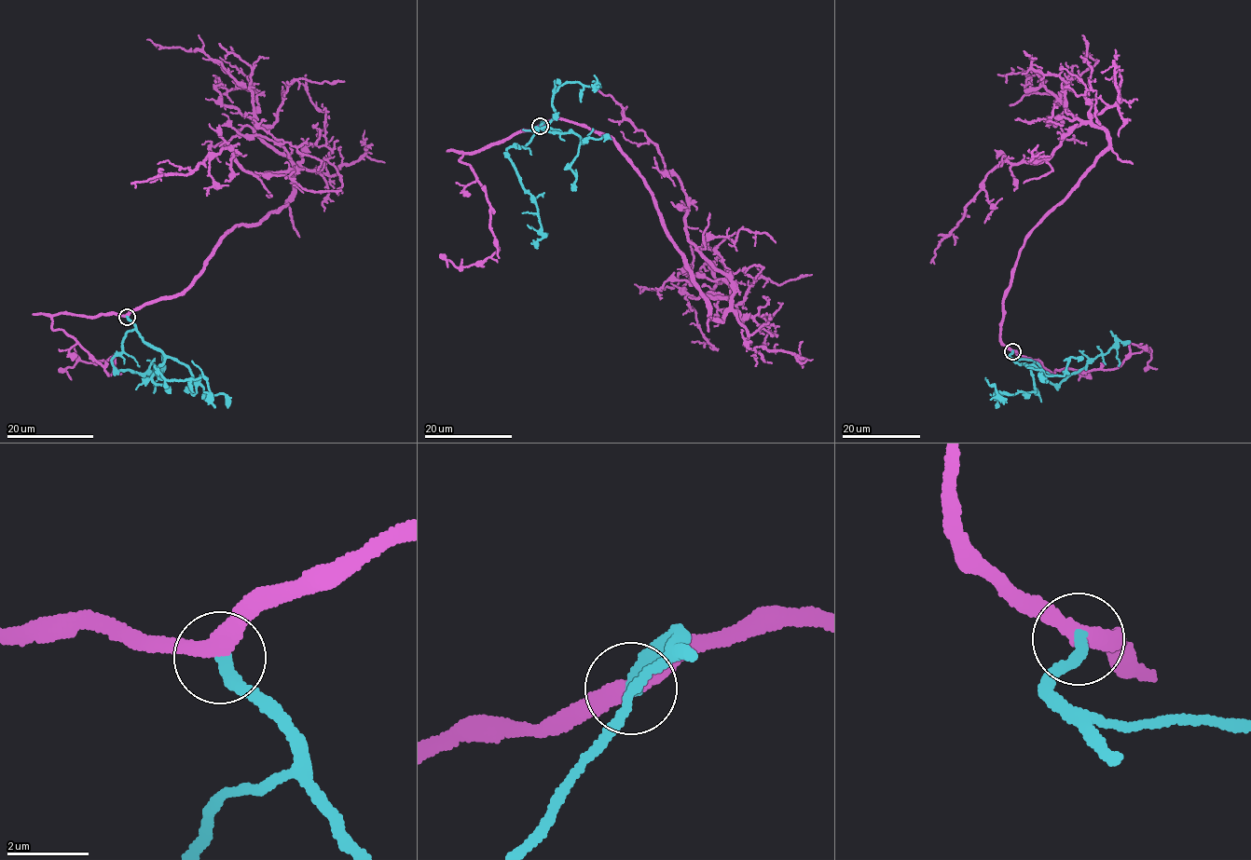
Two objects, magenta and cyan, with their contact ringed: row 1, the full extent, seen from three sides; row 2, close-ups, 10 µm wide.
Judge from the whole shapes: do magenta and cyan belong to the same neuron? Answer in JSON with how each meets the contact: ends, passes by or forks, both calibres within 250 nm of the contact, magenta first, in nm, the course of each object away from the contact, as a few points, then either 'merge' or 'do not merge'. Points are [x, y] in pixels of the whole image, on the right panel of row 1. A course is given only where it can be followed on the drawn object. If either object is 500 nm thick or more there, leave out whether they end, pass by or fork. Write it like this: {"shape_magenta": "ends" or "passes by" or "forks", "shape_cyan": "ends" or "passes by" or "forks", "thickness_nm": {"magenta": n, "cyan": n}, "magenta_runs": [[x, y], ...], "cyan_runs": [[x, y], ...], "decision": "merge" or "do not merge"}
{"shape_magenta": "passes by", "shape_cyan": "ends", "thickness_nm": {"magenta": 380, "cyan": 320}, "magenta_runs": [[1012, 351], [1000, 323], [1019, 252], [1107, 133], [1080, 123], [1039, 162], [1000, 162], [934, 264]], "cyan_runs": [[1012, 351], [1010, 357], [1030, 369], [1035, 391], [1001, 395], [995, 399], [995, 385], [997, 398], [1004, 403]], "decision": "merge"}

